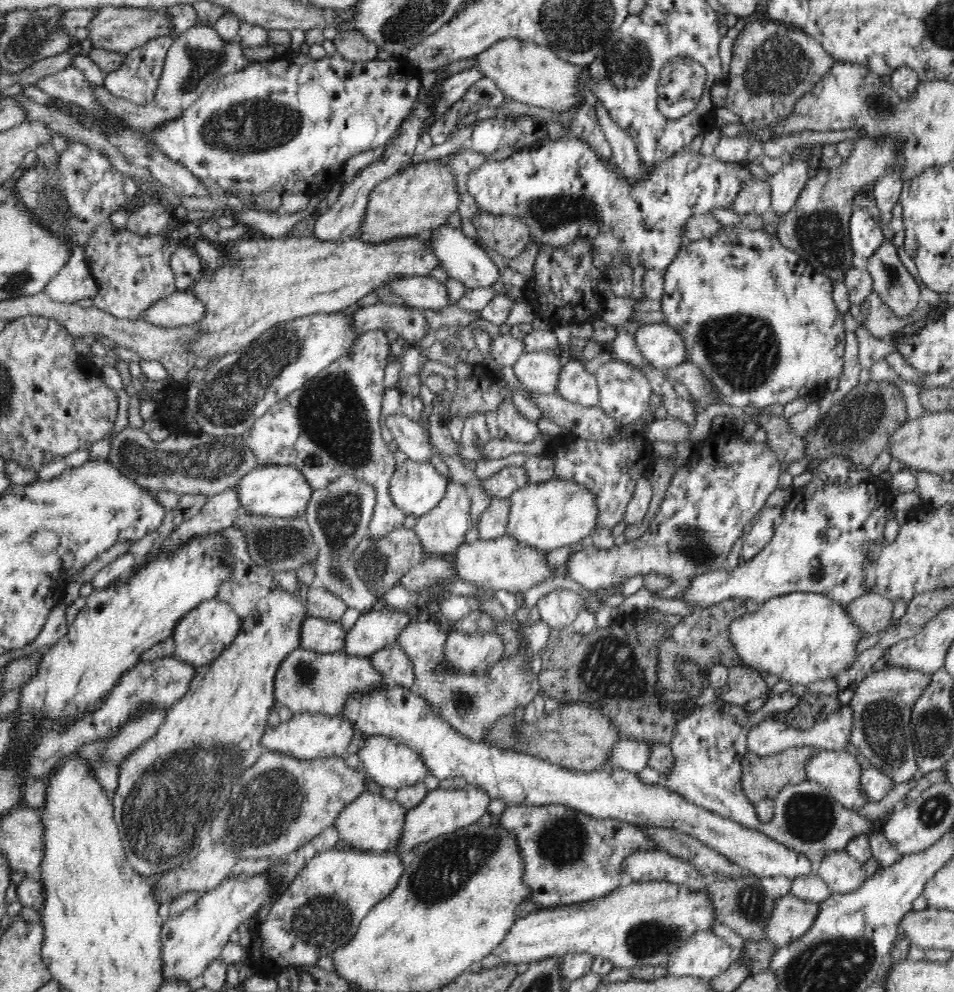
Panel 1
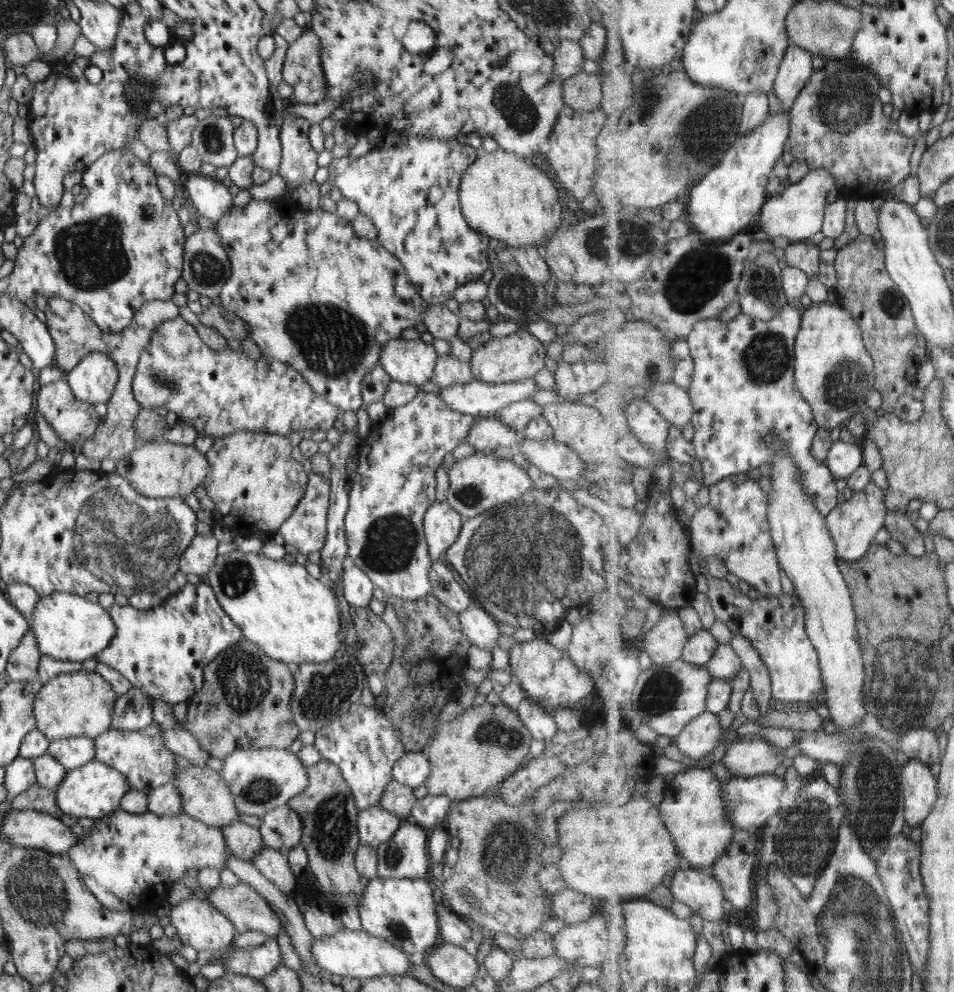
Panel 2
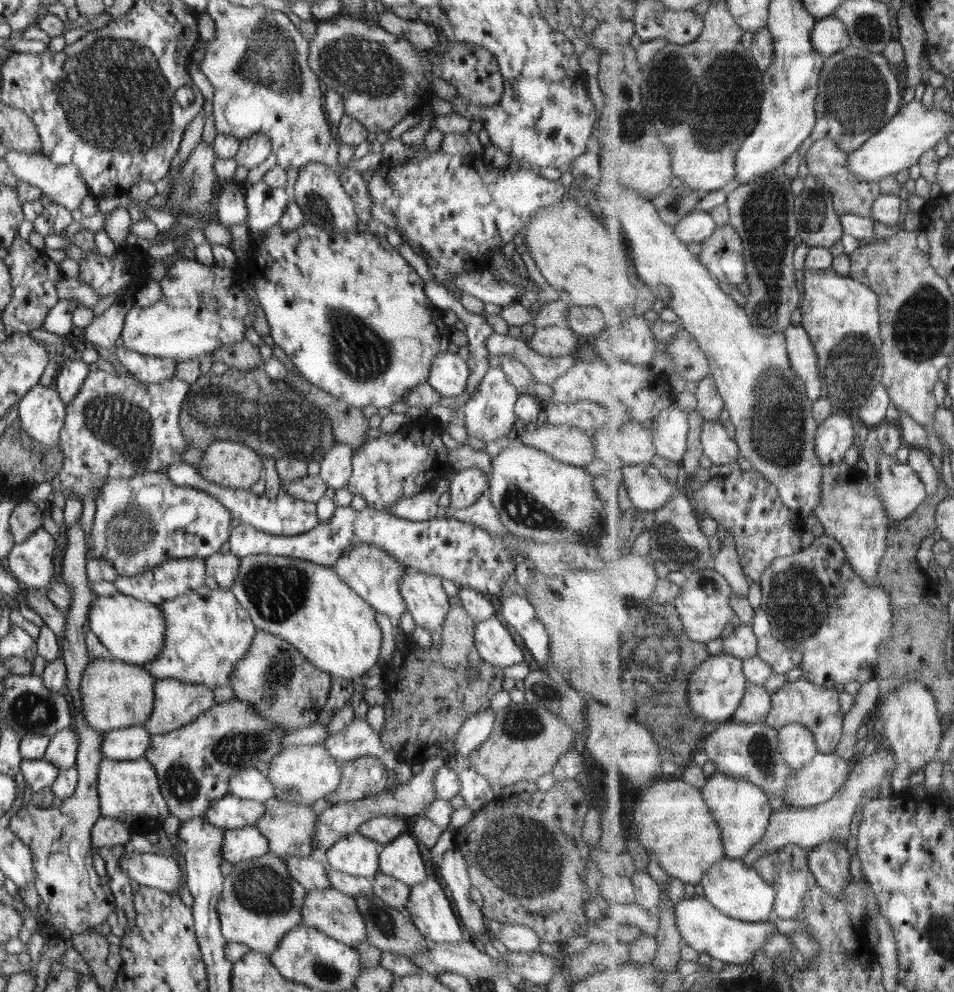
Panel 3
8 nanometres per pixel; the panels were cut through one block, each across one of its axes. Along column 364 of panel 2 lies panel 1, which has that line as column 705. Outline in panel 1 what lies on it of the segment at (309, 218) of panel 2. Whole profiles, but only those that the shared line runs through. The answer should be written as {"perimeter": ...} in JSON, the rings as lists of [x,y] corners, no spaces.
{"perimeter":[[[723,225],[723,228],[710,238],[686,242],[676,254],[672,264],[666,268],[664,274],[664,296],[661,300],[661,311],[665,321],[676,329],[686,345],[687,358],[702,369],[702,373],[712,381],[712,385],[719,393],[719,398],[732,407],[756,406],[764,408],[770,404],[788,404],[799,397],[809,397],[810,392],[822,382],[839,378],[843,370],[843,354],[846,330],[844,329],[843,314],[837,309],[832,296],[832,281],[808,264],[799,254],[786,248],[777,235],[764,230],[752,230],[743,225]]]}

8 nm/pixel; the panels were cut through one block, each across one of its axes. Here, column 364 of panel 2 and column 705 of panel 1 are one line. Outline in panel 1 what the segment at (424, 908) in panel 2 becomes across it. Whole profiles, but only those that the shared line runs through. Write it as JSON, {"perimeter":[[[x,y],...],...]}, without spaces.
{"perimeter":[[[670,882],[624,883],[606,897],[596,898],[581,904],[540,908],[524,918],[518,918],[506,939],[481,960],[486,972],[506,963],[530,964],[546,957],[562,957],[570,953],[586,952],[592,956],[602,956],[618,968],[632,969],[643,966],[666,965],[668,958],[681,944],[688,942],[699,931],[710,931],[715,921],[715,909],[706,888],[691,890],[688,886],[678,886]]]}

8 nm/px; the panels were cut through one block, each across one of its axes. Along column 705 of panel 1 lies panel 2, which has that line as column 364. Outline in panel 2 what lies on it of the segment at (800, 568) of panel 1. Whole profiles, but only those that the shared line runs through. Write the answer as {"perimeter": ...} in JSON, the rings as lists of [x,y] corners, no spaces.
{"perimeter":[[[356,565],[343,571],[342,588],[344,588],[344,598],[350,606],[368,607],[372,600],[373,582]]]}

